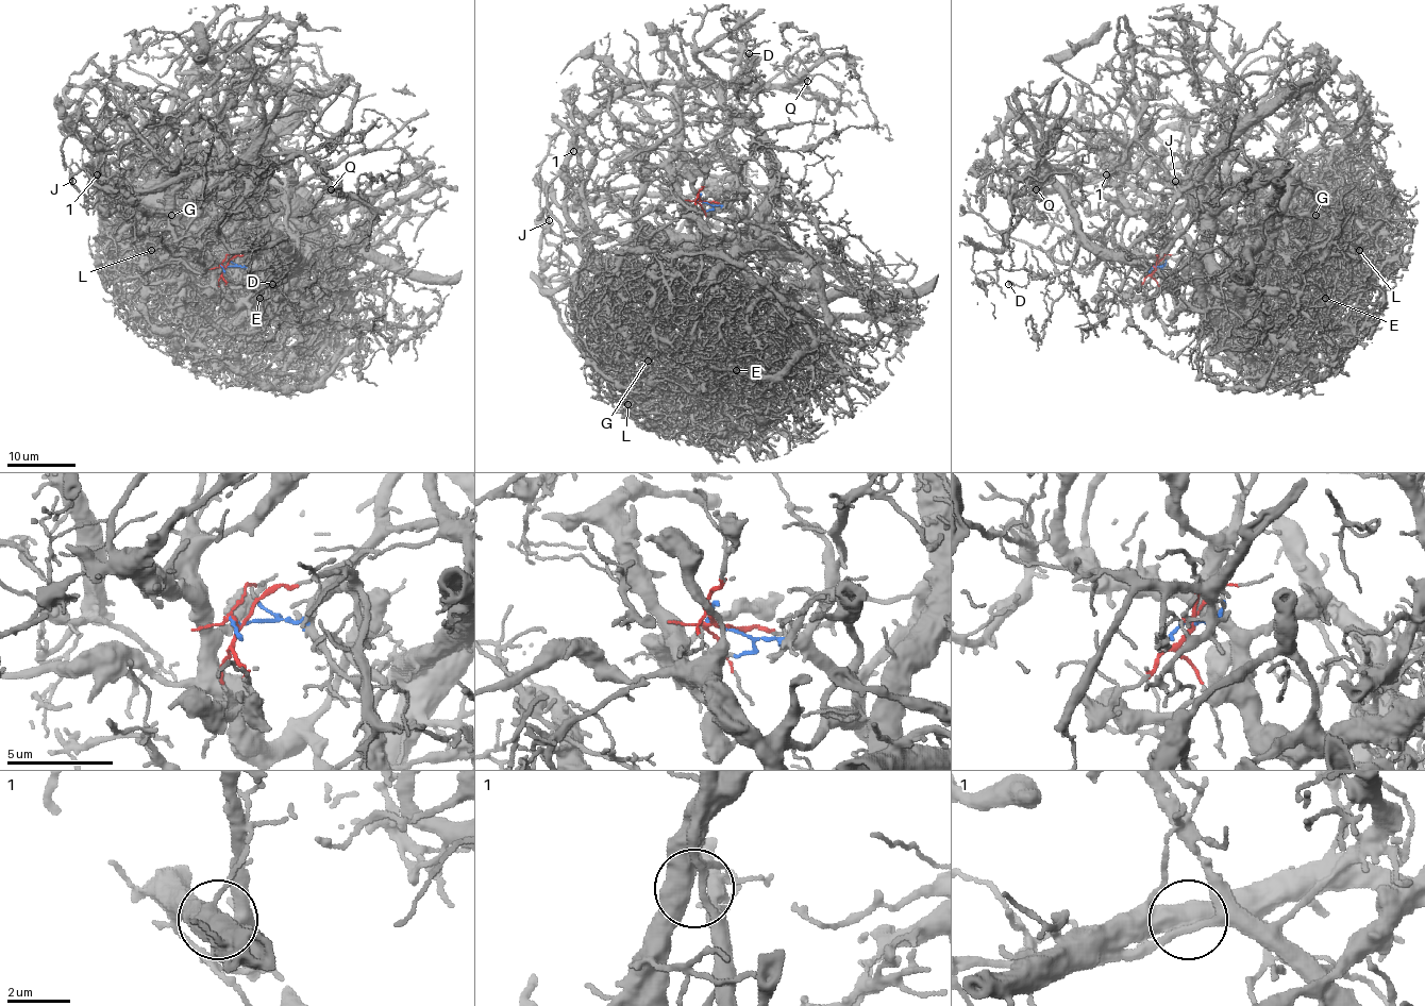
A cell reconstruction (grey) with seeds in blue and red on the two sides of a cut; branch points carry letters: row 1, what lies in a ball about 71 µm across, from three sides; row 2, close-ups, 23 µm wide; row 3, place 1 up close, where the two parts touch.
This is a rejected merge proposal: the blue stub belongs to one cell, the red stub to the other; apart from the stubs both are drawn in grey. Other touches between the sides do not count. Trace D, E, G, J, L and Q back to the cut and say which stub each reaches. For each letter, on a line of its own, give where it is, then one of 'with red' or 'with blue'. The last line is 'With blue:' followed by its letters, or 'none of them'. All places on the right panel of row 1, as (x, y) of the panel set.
D: at (1008, 284); with red
E: at (1325, 298); with blue
G: at (1315, 215); with blue
J: at (1175, 181); with red
L: at (1359, 250); with blue
Q: at (1036, 189); with red
With blue: E, G, L

